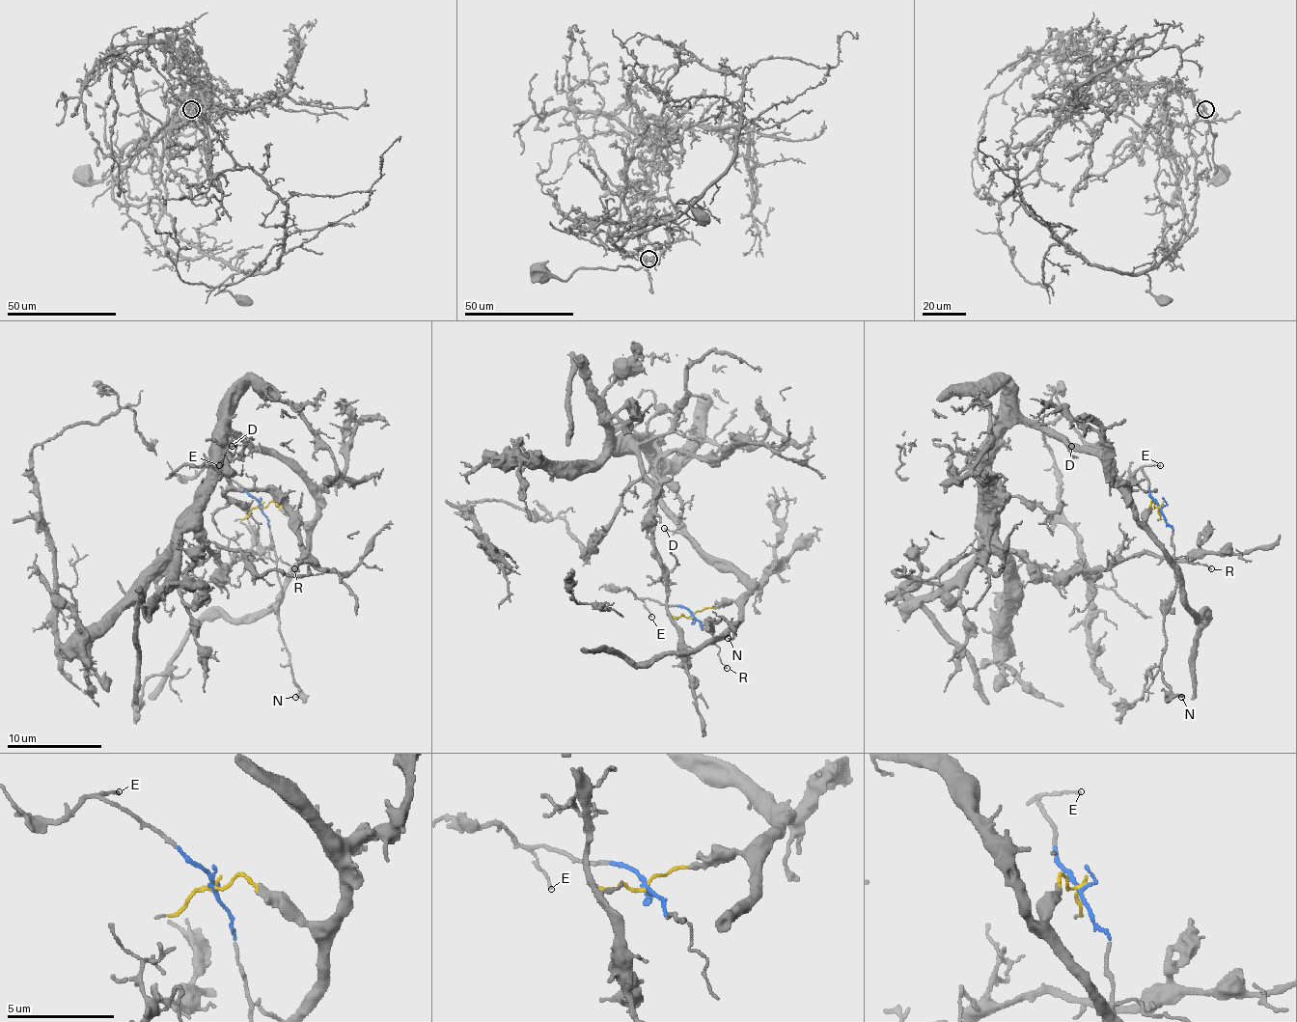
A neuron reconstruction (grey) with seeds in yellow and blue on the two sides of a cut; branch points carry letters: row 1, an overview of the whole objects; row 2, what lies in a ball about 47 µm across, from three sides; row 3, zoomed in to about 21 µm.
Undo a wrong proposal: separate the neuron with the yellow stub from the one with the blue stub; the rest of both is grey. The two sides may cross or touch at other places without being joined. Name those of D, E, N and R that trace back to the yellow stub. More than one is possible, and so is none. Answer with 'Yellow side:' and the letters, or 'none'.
Yellow side: D

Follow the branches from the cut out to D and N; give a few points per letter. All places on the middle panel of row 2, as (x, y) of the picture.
D: (694, 618), (706, 608), (741, 598), (749, 589), (680, 533), (663, 528)
N: (694, 618), (702, 629), (713, 631), (710, 620), (718, 622), (723, 618), (731, 626), (728, 639)

